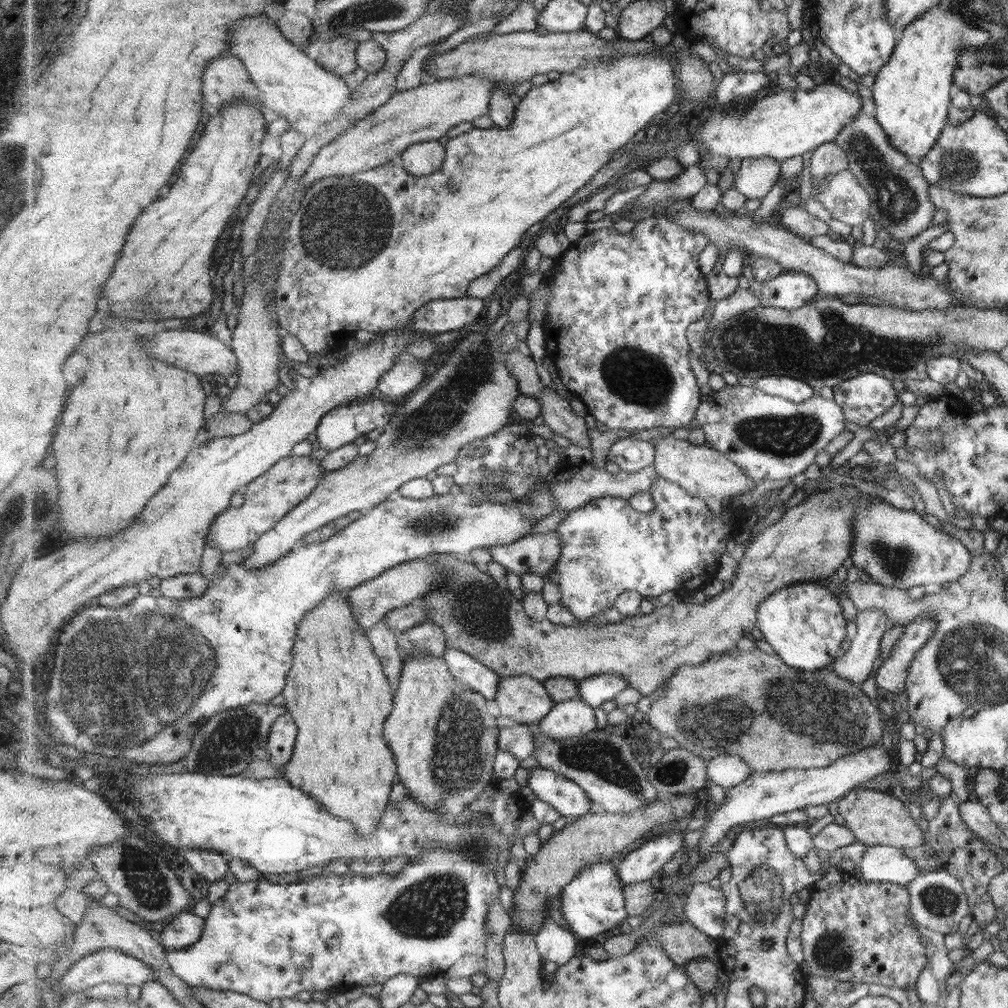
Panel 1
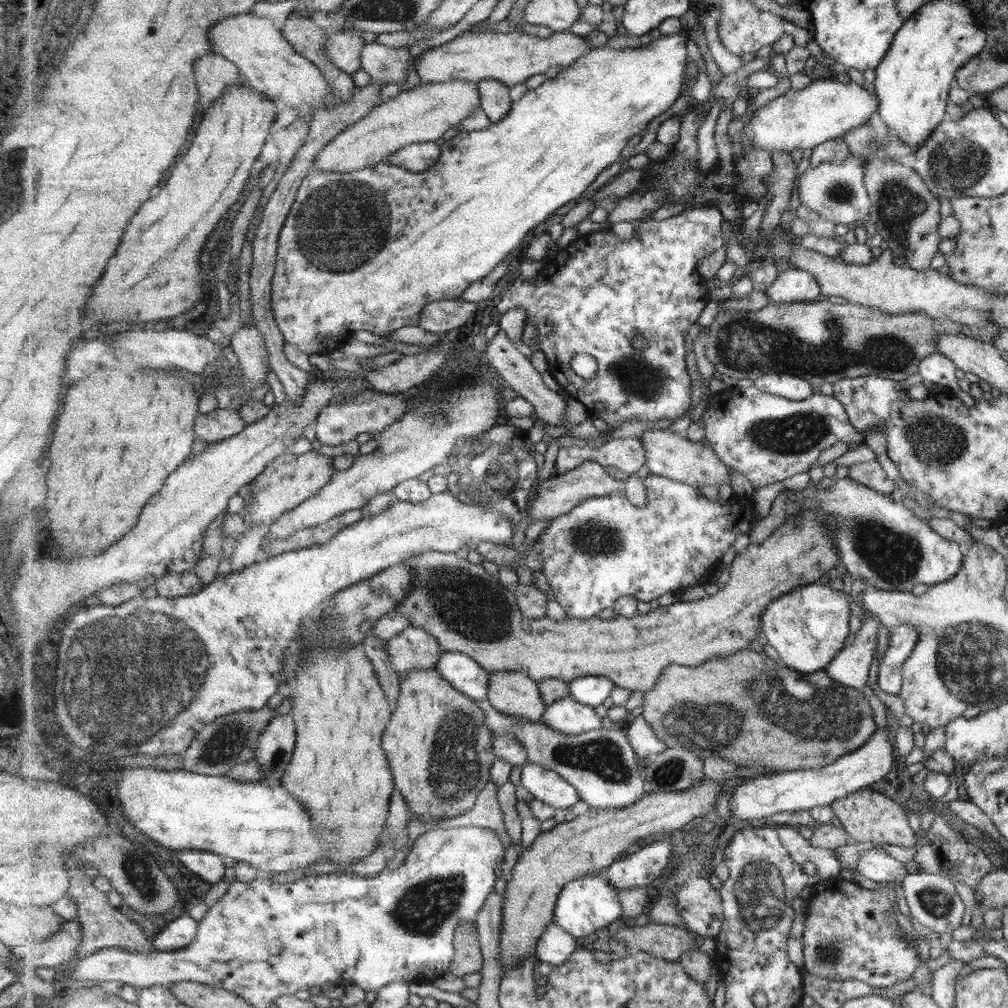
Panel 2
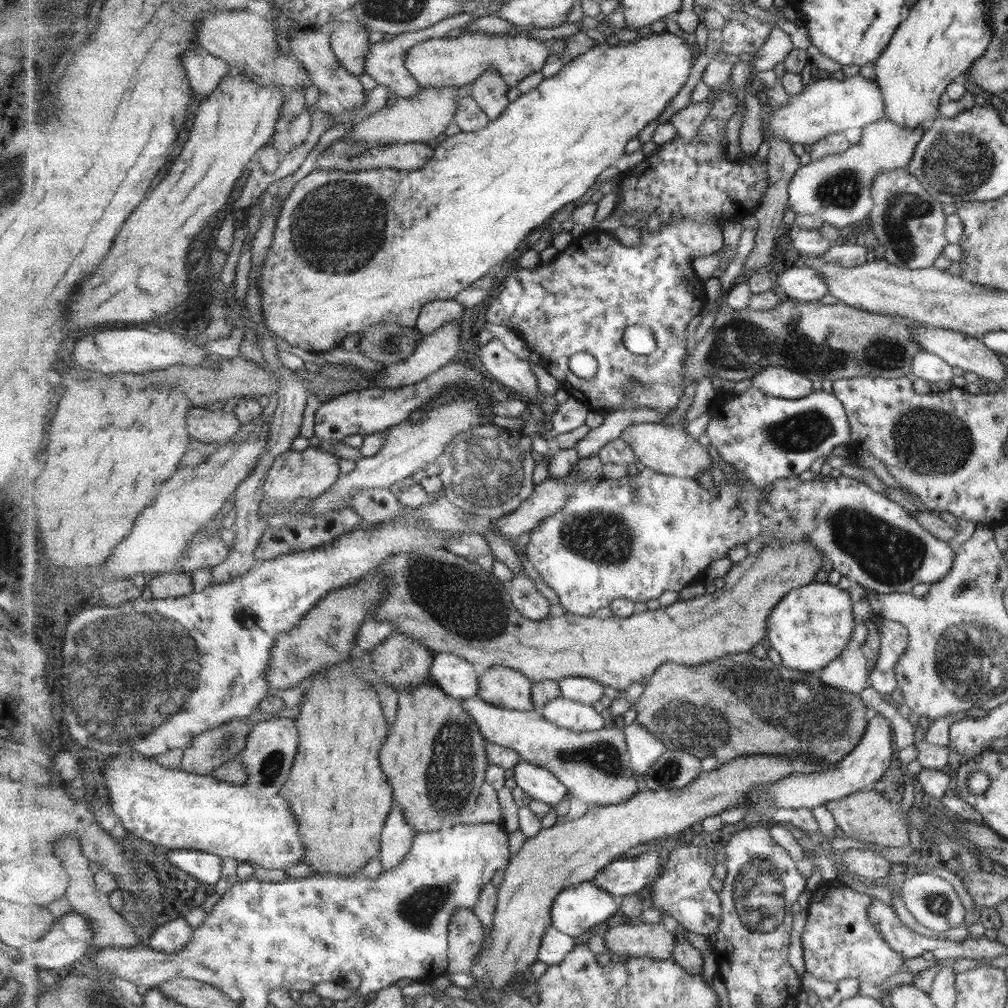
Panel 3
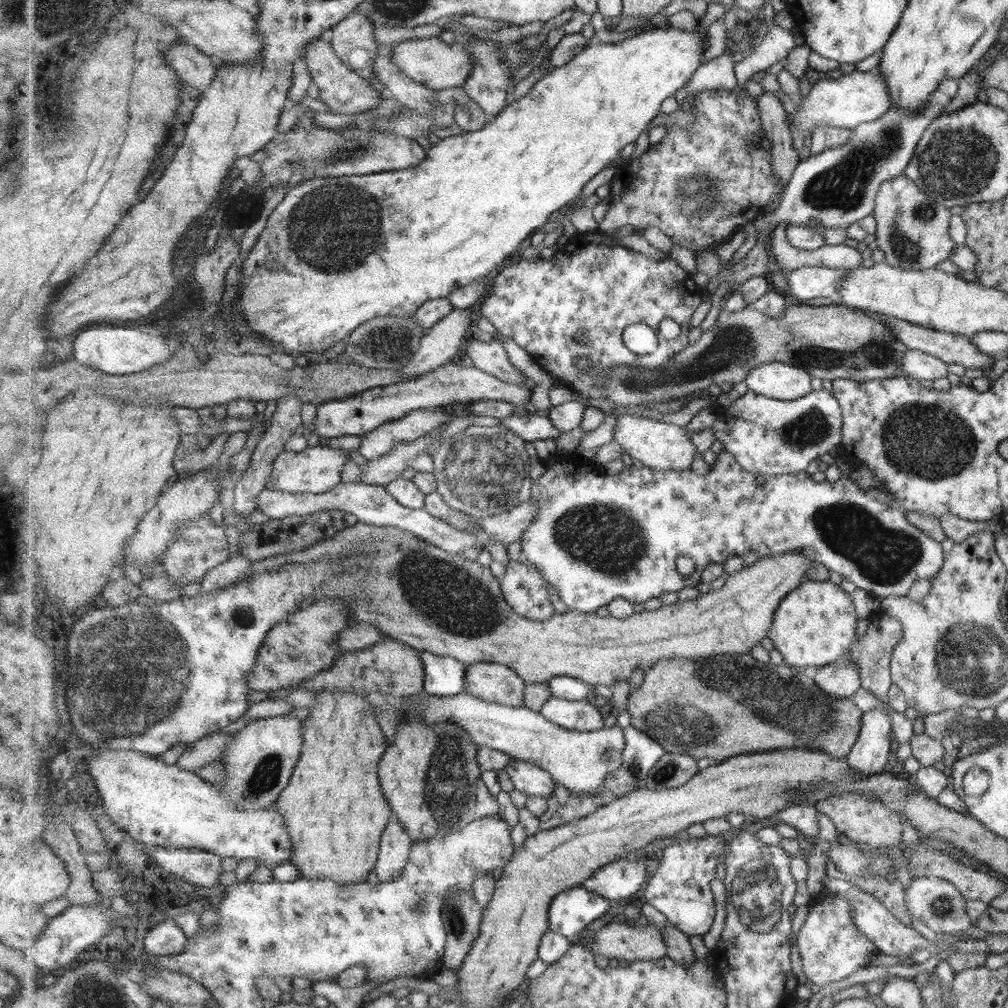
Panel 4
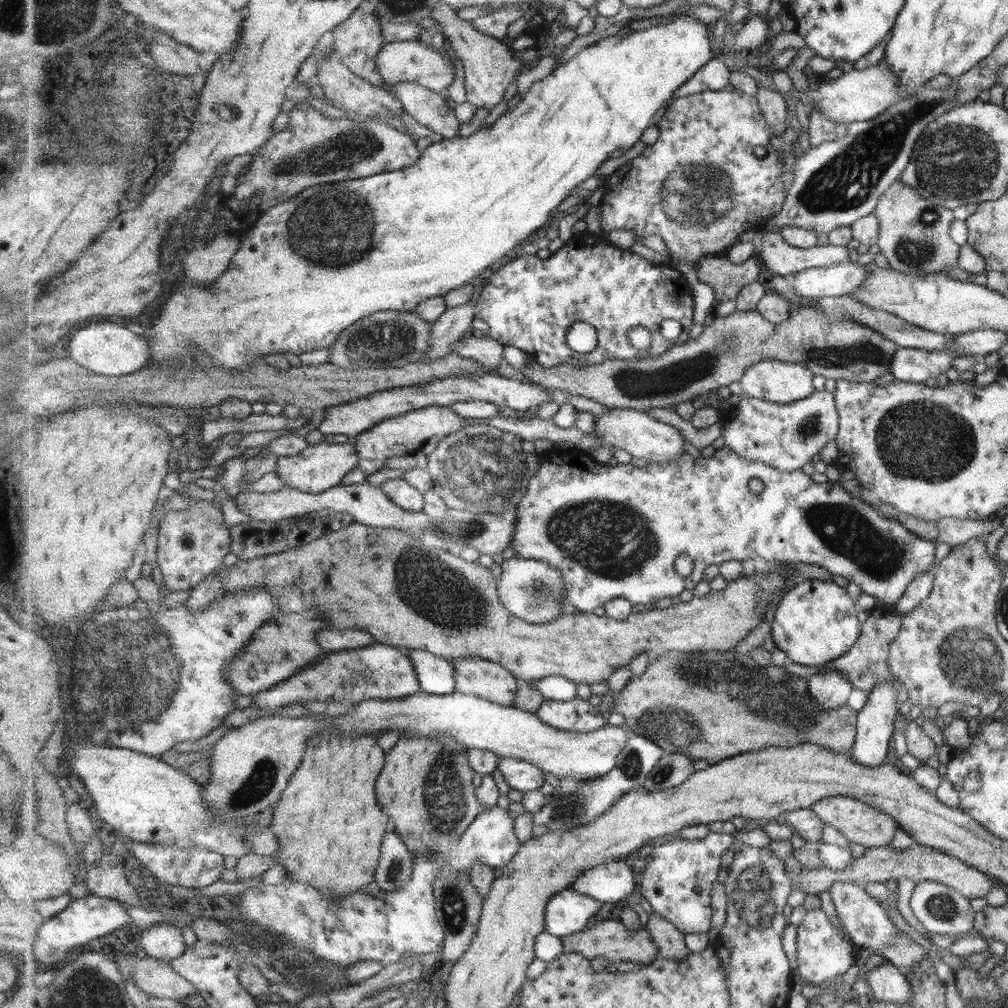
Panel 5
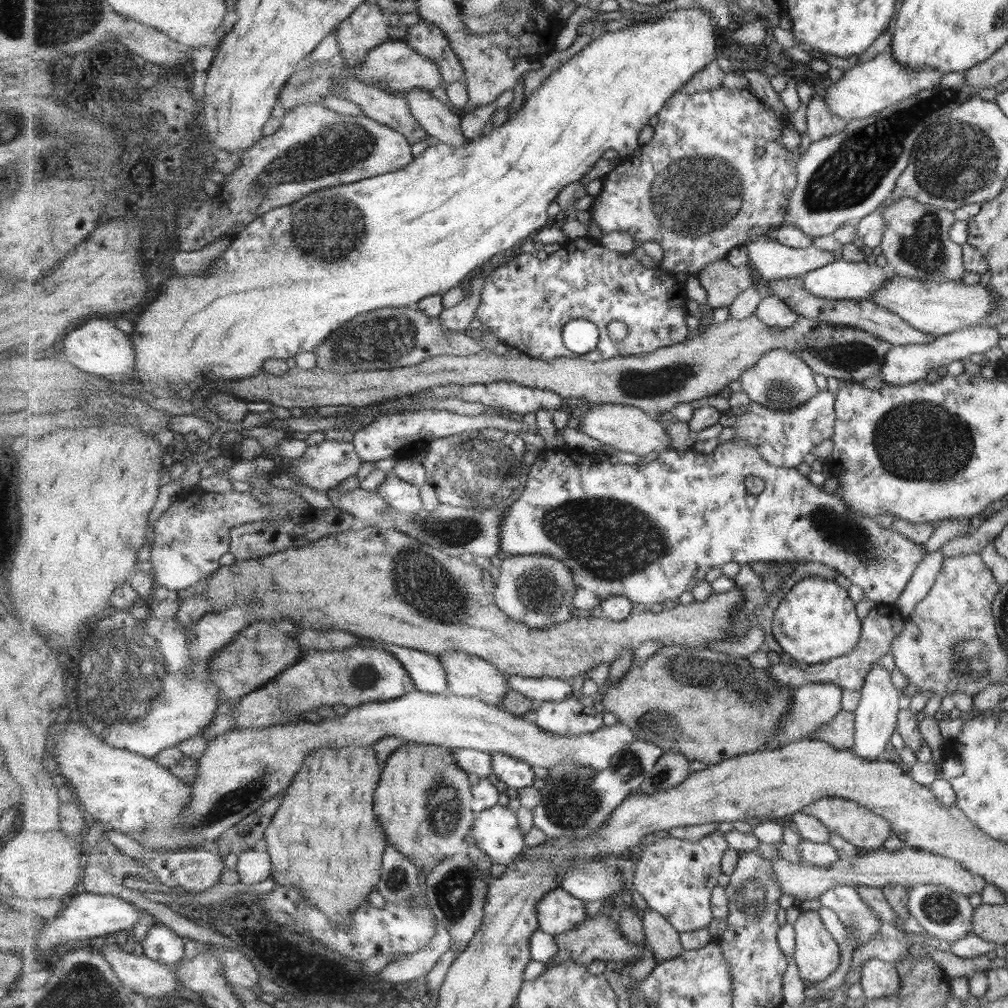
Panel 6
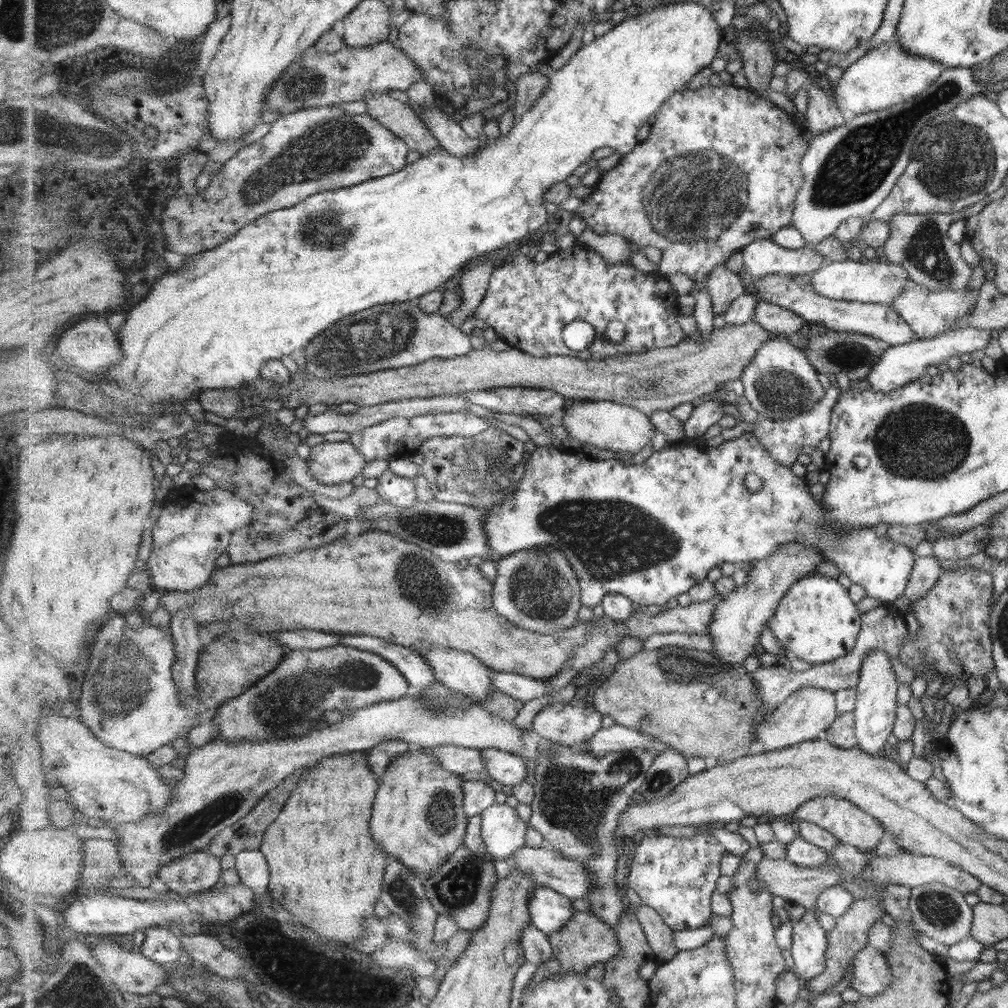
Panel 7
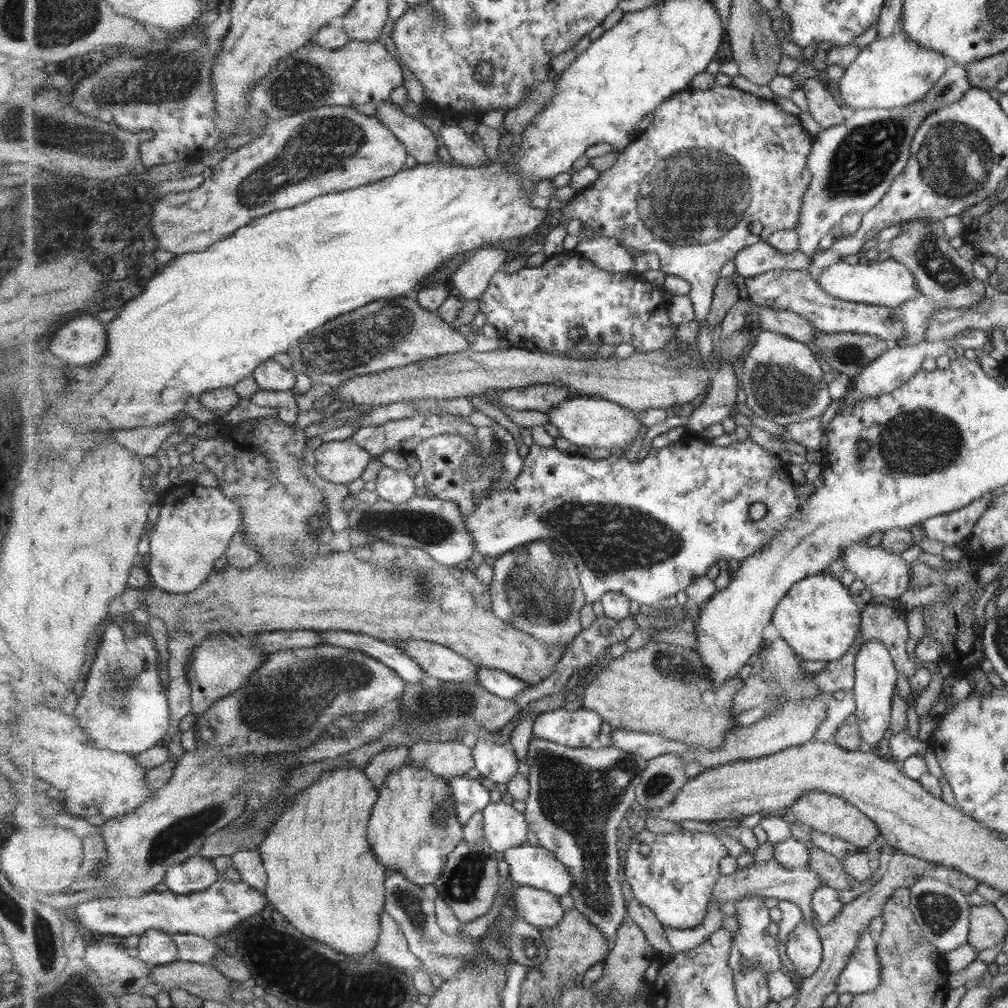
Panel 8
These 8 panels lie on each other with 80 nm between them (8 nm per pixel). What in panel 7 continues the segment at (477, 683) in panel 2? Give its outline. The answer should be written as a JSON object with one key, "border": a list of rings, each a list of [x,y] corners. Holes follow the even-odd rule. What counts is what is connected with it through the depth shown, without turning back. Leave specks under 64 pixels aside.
{"border":[[[344,634],[340,635],[340,642],[344,646],[362,649],[363,651],[377,654],[390,661],[399,671],[406,676],[408,683],[414,691],[428,689],[435,684],[436,674],[429,661],[419,651],[393,644],[383,640],[383,637]]]}

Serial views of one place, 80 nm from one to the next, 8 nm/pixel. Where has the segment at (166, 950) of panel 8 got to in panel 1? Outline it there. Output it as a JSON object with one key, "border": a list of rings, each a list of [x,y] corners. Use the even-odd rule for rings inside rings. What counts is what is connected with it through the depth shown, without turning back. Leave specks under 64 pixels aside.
{"border":[[[183,910],[163,928],[160,942],[167,950],[184,949],[198,942],[203,935],[206,918]]]}

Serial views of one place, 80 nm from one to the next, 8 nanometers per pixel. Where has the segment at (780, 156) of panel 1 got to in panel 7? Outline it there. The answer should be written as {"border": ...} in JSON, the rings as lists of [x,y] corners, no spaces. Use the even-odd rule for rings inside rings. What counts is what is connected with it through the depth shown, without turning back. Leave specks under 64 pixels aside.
{"border":[[[892,37],[843,69],[841,78],[834,83],[835,104],[849,116],[890,108],[919,95],[919,92],[935,83],[942,70],[935,60],[903,52]]]}

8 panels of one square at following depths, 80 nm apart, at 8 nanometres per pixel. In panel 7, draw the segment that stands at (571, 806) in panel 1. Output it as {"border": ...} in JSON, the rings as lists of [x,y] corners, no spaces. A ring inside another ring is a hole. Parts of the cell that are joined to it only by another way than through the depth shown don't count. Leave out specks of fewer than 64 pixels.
{"border":[[[498,748],[481,749],[488,775],[499,783],[515,786],[527,778],[527,766],[521,756]]]}

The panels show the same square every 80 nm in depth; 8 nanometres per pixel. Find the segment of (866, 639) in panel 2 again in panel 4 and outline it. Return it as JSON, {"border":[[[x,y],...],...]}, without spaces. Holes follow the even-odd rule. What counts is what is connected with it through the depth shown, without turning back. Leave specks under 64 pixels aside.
{"border":[[[851,656],[841,661],[827,664],[811,672],[814,684],[818,685],[823,692],[838,698],[850,698],[860,687],[859,671]]]}

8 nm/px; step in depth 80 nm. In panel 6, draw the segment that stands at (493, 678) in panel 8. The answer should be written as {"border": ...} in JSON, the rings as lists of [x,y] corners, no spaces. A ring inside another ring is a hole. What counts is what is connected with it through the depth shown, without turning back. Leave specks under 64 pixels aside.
{"border":[[[507,675],[512,690],[521,691],[538,704],[545,701],[560,701],[573,696],[571,681],[547,676],[545,678],[527,678],[517,675]]]}

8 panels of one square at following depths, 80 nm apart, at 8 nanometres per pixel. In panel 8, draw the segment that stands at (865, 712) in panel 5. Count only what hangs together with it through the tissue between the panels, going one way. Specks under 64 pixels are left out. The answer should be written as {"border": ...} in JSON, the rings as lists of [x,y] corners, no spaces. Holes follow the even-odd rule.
{"border":[[[878,640],[865,641],[855,656],[854,685],[852,695],[855,709],[853,714],[857,717],[858,732],[861,734],[863,746],[879,744],[883,734],[888,729],[890,719],[891,697],[895,688],[897,674],[893,667],[887,650]]]}

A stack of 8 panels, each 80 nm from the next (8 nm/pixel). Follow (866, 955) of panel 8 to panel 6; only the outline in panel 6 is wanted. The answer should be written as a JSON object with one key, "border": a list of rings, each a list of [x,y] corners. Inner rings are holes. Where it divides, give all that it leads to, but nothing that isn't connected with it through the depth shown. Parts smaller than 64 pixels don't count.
{"border":[[[869,958],[861,965],[859,984],[867,999],[895,996],[899,992],[899,977],[891,963]]]}

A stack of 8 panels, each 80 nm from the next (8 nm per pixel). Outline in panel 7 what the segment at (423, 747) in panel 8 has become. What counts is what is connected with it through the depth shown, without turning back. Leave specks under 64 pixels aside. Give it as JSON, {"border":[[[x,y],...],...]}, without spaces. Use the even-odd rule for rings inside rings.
{"border":[[[445,745],[435,748],[423,748],[434,757],[443,768],[455,774],[467,774],[467,772],[478,772],[480,776],[488,776],[486,762],[480,756],[478,748],[467,748],[457,745]]]}

